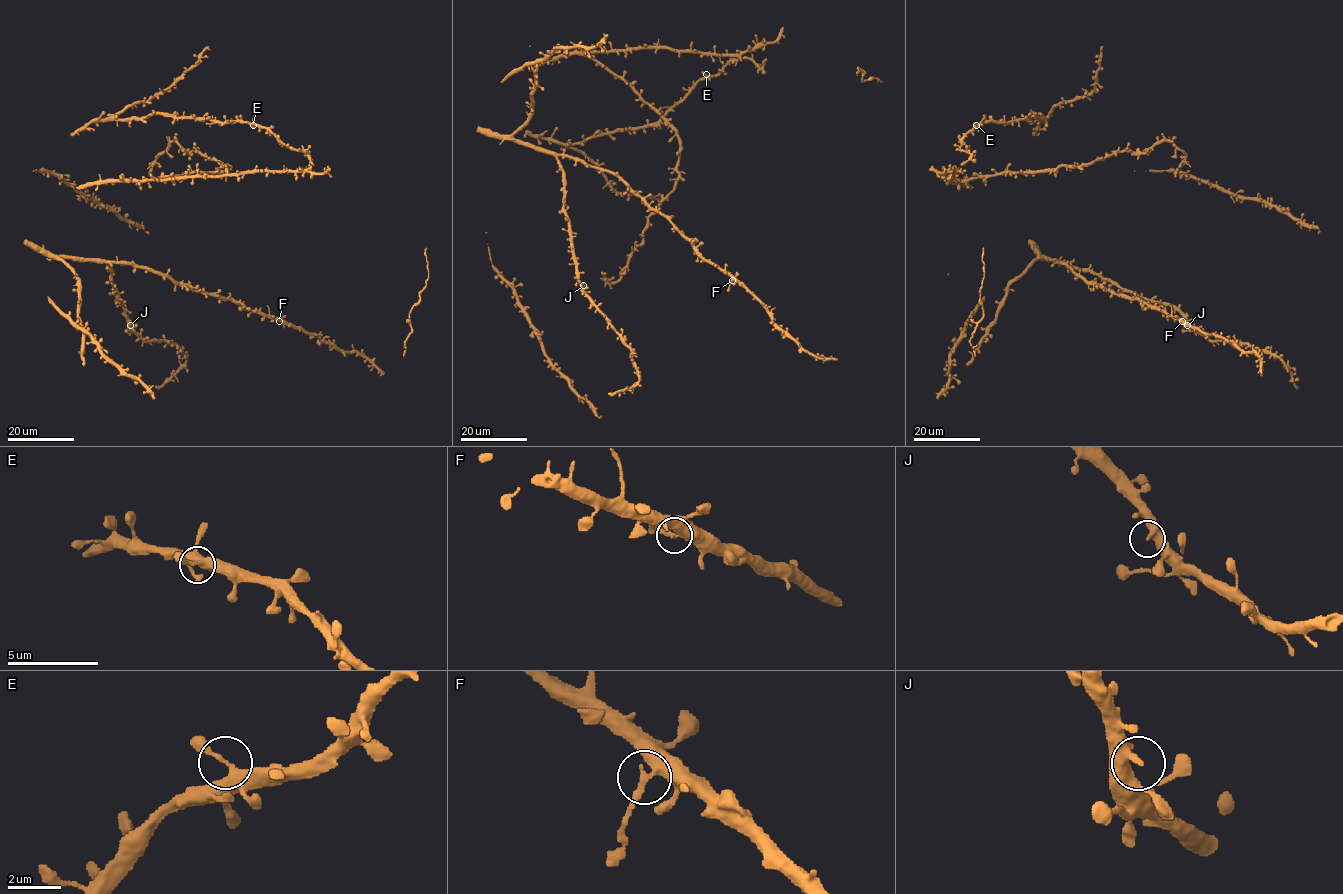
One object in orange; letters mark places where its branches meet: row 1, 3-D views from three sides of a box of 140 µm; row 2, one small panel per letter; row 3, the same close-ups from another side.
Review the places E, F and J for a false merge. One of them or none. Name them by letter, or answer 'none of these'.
F

